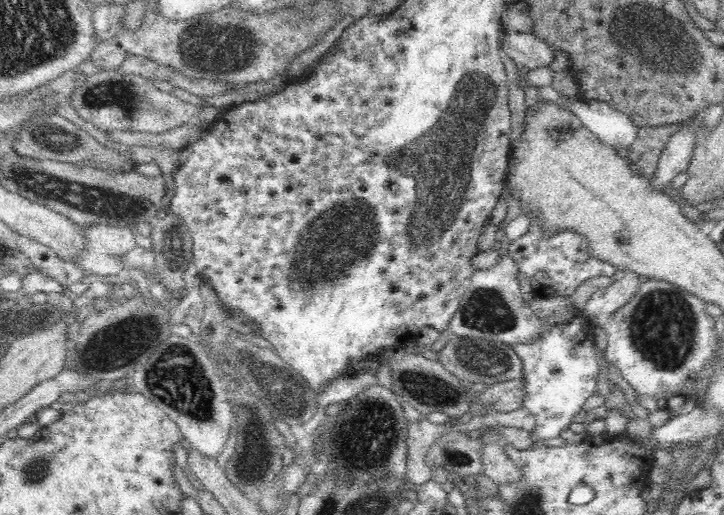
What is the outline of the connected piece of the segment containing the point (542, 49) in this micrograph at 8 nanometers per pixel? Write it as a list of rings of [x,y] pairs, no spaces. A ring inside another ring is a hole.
[[[534,32],[503,33],[500,48],[504,57],[510,57],[518,68],[532,71],[554,62],[554,48]]]

